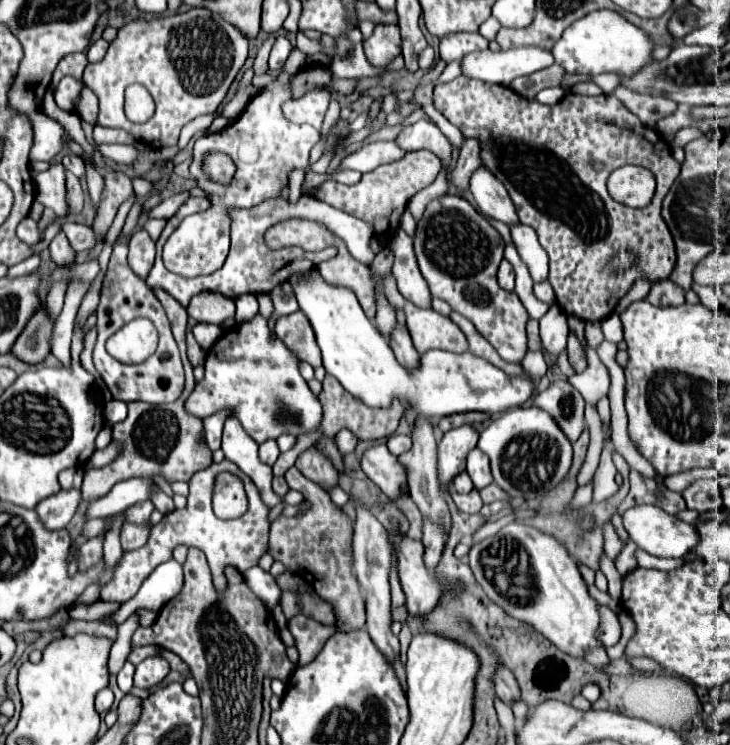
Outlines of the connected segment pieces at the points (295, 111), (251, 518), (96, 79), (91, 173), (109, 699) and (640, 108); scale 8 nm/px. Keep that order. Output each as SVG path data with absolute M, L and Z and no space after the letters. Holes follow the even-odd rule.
M321 89L321 91L309 91L307 95L303 95L301 99L297 101L287 101L283 105L283 115L295 123L295 125L313 125L317 129L321 129L321 123L323 123L323 117L327 113L327 107L329 107L329 91Z
M223 459L221 463L213 463L211 467L197 471L191 479L189 479L189 503L183 511L173 511L169 515L165 515L157 525L151 527L149 539L143 547L135 549L135 551L125 551L121 555L121 559L115 565L113 571L113 579L103 587L101 591L101 601L119 601L125 603L127 599L131 599L141 583L153 573L153 569L165 561L169 561L173 557L173 549L177 545L187 545L187 547L197 547L207 555L207 561L211 565L211 573L213 573L213 585L215 591L223 591L227 589L227 579L225 579L225 567L233 565L235 569L239 569L241 573L255 567L261 559L261 555L267 553L267 537L269 537L269 523L267 523L267 513L269 509L261 503L259 491L255 487L255 483L251 481L249 475L245 475L235 463L229 463L227 459ZM221 471L231 471L235 473L239 479L243 479L245 483L245 491L249 497L249 509L243 517L233 519L233 521L221 521L215 517L213 509L211 509L211 495L213 495L213 481L215 475Z
M193 7L185 13L175 13L163 19L151 19L151 21L129 21L119 29L117 39L109 45L107 55L99 63L91 63L85 67L83 81L85 85L97 95L99 99L99 117L97 125L103 127L115 127L115 129L125 129L131 133L139 143L145 143L153 149L159 147L173 147L177 145L179 131L183 125L193 121L199 115L209 115L215 113L217 107L223 103L235 75L243 67L247 59L247 39L241 35L231 23L225 23L221 15ZM139 83L143 85L153 101L155 101L155 115L147 123L131 123L125 113L123 113L123 93L127 85Z
M89 163L87 165L87 171L85 171L85 177L87 177L87 185L89 185L89 193L91 193L91 199L95 205L99 205L99 197L101 197L101 187L103 187L103 181L101 181L101 173L97 169L93 169Z
M103 689L101 695L95 697L95 709L97 709L97 713L107 713L111 705L113 705L113 691L111 689Z
M617 87L615 97L619 97L623 101L625 107L629 107L629 111L633 115L639 117L641 123L645 123L647 127L655 127L655 123L663 117L669 117L675 113L677 103L665 97L653 97L653 95L639 95L633 93L625 87Z

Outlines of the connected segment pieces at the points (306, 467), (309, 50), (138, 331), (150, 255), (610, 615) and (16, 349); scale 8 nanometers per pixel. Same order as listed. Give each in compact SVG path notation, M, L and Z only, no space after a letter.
M311 445L307 451L303 451L299 455L295 467L305 477L309 477L311 481L319 483L323 489L327 489L331 485L337 485L337 469L335 469L335 465L315 445Z
M297 33L297 49L303 51L305 55L315 55L315 51L321 51L321 41L313 41L313 39L305 39L303 33Z
M149 320L131 321L123 329L119 329L109 341L109 353L121 363L141 363L149 355L153 355L158 345L158 333L151 327Z
M139 229L129 239L129 267L141 279L145 279L155 261L155 241L145 229Z
M599 605L599 617L601 617L601 623L599 623L597 639L601 641L601 645L605 649L609 649L619 641L621 625L619 625L619 619L615 617L615 613L605 605Z
M41 299L37 311L31 315L25 329L11 347L11 353L19 361L25 361L27 365L39 365L51 353L51 335L53 335L55 319L51 319L45 309L47 303L45 299Z

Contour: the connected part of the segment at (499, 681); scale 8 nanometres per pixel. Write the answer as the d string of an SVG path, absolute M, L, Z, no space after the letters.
M499 665L495 669L495 673L493 673L493 685L495 685L497 697L503 699L505 703L511 703L513 699L521 697L521 691L519 691L519 685L517 685L513 673L507 667L503 667L503 665Z

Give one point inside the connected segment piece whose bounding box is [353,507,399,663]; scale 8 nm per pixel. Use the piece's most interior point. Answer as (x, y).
(372, 550)

